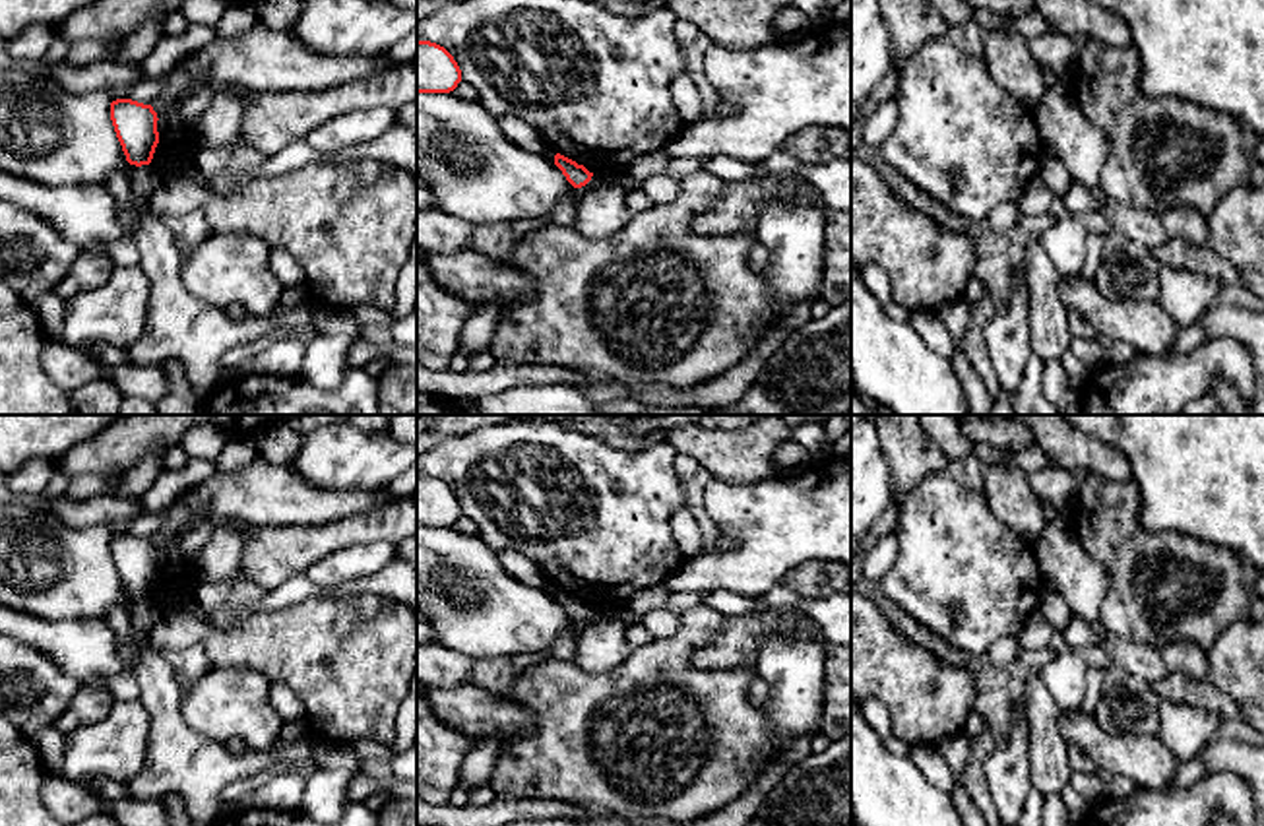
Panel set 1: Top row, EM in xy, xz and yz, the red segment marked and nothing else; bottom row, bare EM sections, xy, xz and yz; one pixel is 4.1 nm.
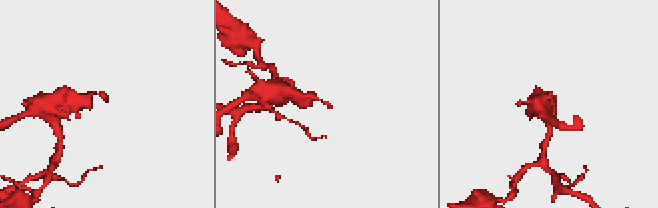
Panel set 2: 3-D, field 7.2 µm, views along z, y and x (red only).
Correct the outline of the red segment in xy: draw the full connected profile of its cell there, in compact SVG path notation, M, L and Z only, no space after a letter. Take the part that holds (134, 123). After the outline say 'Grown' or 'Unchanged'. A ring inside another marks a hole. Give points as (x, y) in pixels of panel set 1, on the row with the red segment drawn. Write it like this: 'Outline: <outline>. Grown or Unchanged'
Outline: M116 99L111 103L111 120L126 161L136 167L149 165L159 143L159 118L153 107Z. Unchanged

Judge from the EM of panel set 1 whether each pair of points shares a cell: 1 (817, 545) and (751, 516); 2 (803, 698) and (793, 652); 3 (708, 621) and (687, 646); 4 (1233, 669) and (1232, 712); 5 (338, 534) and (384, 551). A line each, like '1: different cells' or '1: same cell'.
1: same cell
2: same cell
3: same cell
4: different cells
5: different cells

